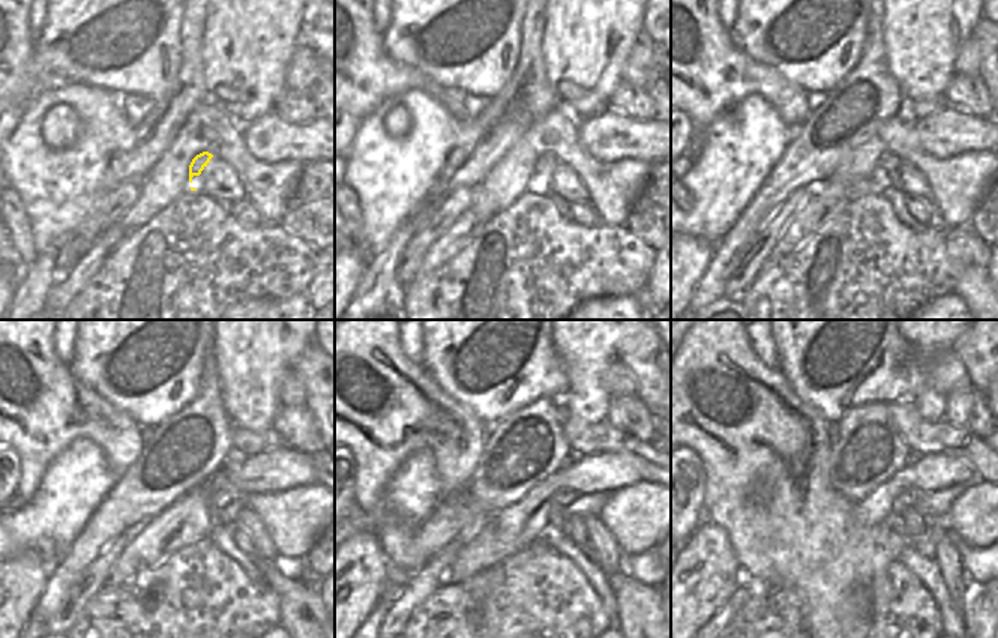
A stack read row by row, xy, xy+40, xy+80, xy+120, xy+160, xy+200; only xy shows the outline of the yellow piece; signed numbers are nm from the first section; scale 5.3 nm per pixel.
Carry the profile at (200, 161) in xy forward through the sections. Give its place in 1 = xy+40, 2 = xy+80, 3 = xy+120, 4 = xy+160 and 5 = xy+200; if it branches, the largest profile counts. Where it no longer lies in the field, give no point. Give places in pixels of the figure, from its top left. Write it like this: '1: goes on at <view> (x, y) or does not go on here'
1: goes on at xy+40 (542, 167)
2: goes on at xy+80 (889, 162)
3: goes on at xy+120 (221, 496)
4: goes on at xy+160 (563, 499)
5: goes on at xy+200 (905, 499)

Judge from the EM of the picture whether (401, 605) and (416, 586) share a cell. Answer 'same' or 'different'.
same

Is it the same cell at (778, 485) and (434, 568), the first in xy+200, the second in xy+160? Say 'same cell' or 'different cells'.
different cells

